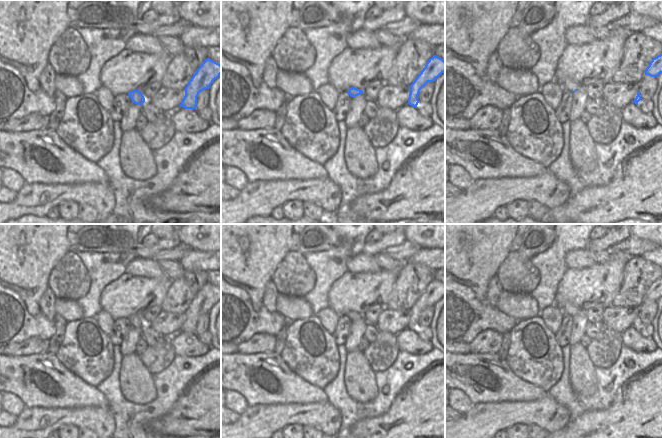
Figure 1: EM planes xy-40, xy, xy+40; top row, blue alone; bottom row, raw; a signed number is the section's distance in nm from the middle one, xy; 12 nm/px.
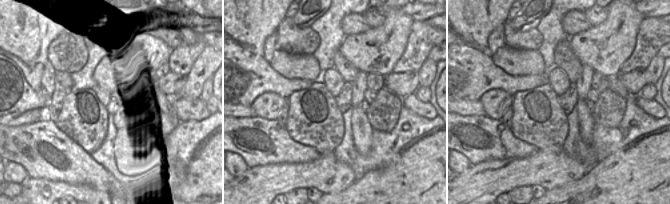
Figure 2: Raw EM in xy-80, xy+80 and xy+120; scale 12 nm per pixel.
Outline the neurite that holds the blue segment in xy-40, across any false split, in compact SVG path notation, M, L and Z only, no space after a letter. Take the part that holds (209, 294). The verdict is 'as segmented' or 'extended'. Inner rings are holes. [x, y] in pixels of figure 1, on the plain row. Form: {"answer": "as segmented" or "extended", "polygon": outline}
{"answer": "as segmented", "polygon": "M210 282L205 283L197 293L185 312L185 320L180 331L196 333L197 321L205 313L209 313L215 303L221 299L221 289Z"}

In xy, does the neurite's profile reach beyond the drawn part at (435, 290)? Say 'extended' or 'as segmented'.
as segmented

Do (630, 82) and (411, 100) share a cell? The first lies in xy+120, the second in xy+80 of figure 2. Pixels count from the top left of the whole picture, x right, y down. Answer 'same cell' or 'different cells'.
different cells

